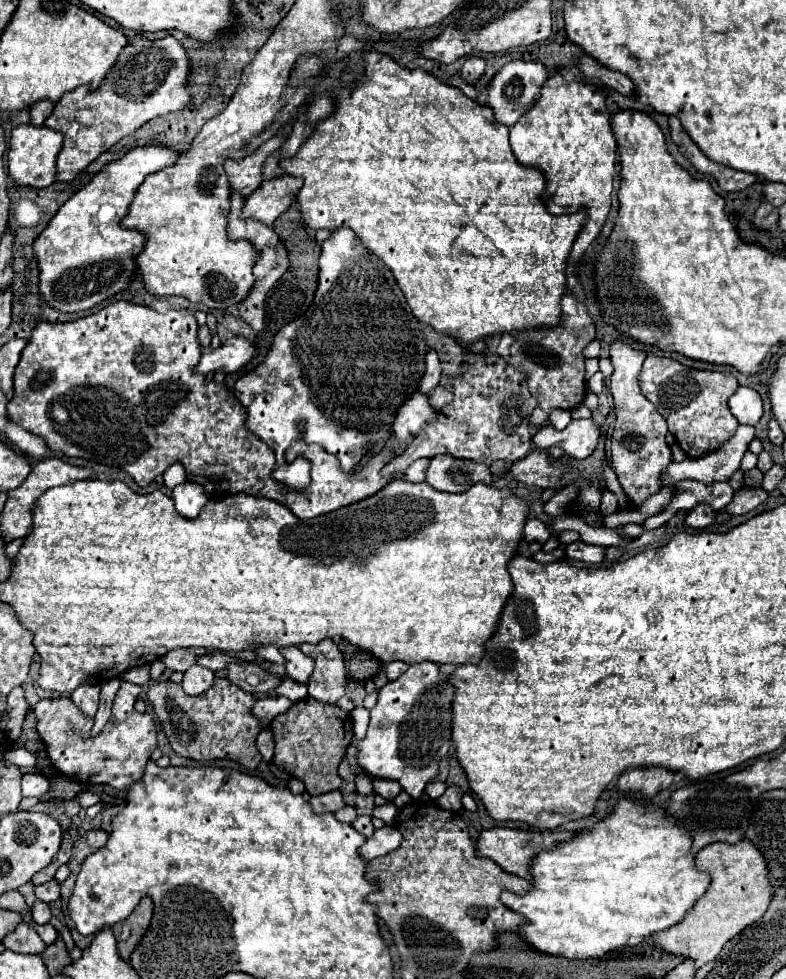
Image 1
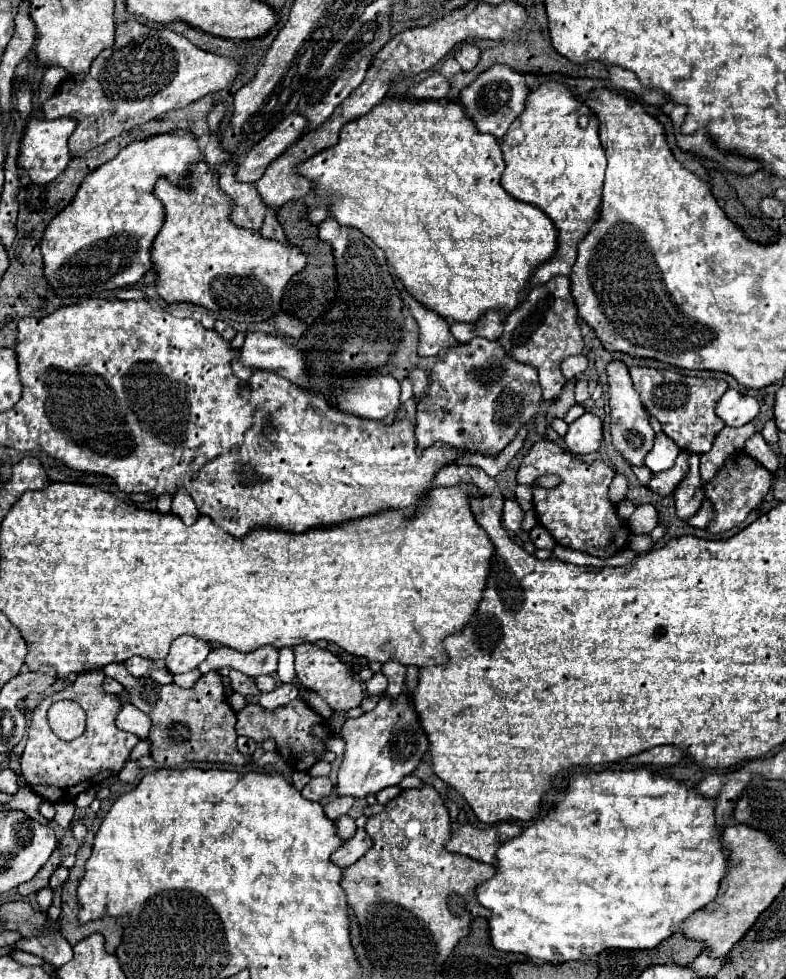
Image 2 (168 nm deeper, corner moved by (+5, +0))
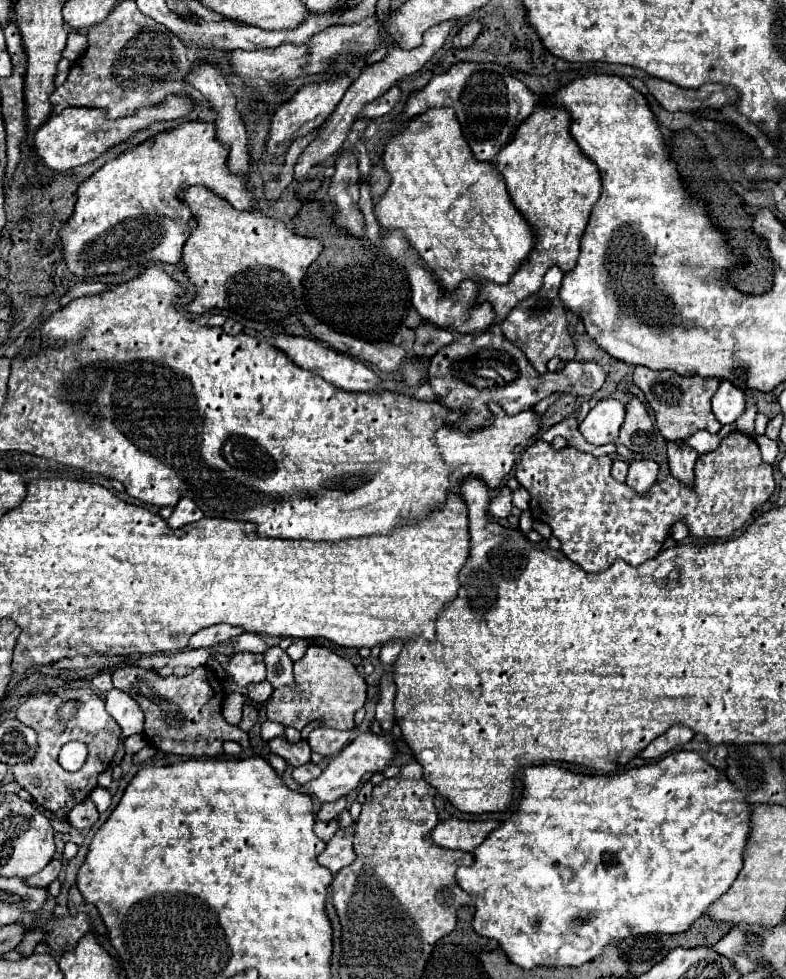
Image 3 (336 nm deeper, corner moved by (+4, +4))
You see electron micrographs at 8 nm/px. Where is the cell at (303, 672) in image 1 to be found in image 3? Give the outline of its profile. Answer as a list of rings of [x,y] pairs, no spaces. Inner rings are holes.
[[[252,703],[244,705],[244,711],[242,711],[242,723],[238,723],[238,727],[240,727],[242,731],[248,731],[256,721],[258,721],[258,711],[256,711],[256,707],[254,707]]]

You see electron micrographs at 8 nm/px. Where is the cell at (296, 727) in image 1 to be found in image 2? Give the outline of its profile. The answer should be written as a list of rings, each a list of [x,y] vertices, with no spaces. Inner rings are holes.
[[[293,699],[291,703],[277,707],[275,711],[261,709],[259,703],[249,703],[241,713],[237,713],[237,733],[257,743],[273,739],[277,745],[277,753],[289,763],[291,769],[301,773],[307,773],[317,763],[317,759],[327,751],[327,741],[335,735],[329,727],[329,721],[315,713],[301,699]]]

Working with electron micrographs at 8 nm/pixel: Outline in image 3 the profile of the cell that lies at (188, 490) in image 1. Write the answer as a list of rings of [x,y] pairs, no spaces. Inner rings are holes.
[[[180,499],[180,503],[174,507],[174,513],[172,513],[172,517],[168,519],[168,525],[172,527],[172,529],[180,529],[180,527],[184,527],[184,525],[188,525],[188,523],[196,523],[196,521],[200,521],[204,515],[202,515],[202,511],[194,505],[194,501],[192,499]]]

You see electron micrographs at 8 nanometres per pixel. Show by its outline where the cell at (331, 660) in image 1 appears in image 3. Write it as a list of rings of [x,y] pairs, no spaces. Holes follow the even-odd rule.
[[[310,645],[306,655],[294,663],[294,685],[280,687],[272,693],[266,703],[266,717],[270,721],[290,725],[296,731],[302,731],[308,723],[320,721],[326,727],[352,729],[354,713],[364,707],[366,701],[366,683],[358,675],[356,667],[332,653],[328,647]]]

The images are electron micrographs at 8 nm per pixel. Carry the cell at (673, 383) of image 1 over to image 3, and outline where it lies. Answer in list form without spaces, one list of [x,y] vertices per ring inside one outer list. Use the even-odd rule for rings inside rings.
[[[636,367],[634,385],[644,393],[648,405],[654,409],[656,425],[664,439],[688,439],[692,433],[706,429],[710,433],[720,431],[720,423],[710,409],[710,399],[718,389],[718,379],[704,377],[682,377],[674,371],[652,371],[646,367]]]

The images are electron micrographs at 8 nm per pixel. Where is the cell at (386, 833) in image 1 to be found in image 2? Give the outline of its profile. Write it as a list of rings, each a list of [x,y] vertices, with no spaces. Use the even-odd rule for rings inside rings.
[[[359,829],[353,839],[345,841],[343,847],[331,855],[331,861],[333,861],[335,865],[339,865],[339,867],[345,869],[345,867],[353,865],[355,861],[359,861],[371,847],[373,847],[371,837],[369,837],[363,829]]]

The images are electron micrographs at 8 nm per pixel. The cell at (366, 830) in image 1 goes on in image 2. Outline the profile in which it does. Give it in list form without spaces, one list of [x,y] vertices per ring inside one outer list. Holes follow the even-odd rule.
[[[349,815],[339,817],[339,819],[335,821],[335,825],[337,825],[337,829],[339,829],[339,833],[341,833],[341,837],[343,837],[343,839],[351,839],[351,837],[355,835],[355,831],[357,831],[355,819],[351,819]]]

